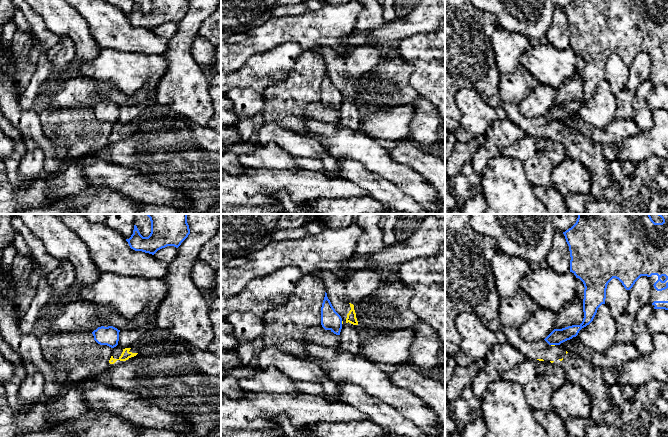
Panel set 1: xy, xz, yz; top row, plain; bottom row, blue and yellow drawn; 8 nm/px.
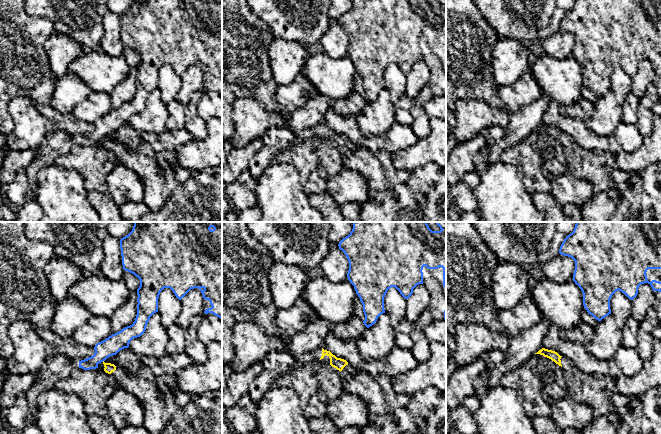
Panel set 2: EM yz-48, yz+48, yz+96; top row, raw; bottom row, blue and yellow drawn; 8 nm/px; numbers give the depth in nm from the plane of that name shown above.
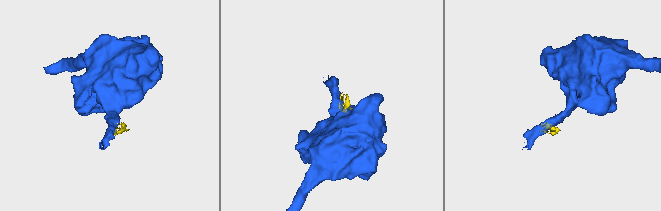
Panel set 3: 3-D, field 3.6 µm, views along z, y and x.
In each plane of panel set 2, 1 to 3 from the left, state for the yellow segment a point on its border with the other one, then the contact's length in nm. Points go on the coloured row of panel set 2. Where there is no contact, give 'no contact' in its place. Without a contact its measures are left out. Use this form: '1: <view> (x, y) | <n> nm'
1: no contact
2: no contact
3: no contact

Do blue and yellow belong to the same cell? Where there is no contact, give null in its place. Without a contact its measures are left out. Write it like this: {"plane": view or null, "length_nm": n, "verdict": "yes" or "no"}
{"plane": "yz", "length_nm": 30, "verdict": "no"}

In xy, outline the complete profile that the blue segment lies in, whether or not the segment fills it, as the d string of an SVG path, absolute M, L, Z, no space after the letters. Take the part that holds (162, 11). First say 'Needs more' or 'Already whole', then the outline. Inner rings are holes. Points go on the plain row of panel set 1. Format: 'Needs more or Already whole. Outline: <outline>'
Already whole. Outline: M151 0L151 9L143 13L134 1L133 10L126 15L131 25L154 31L167 22L178 24L190 10L188 0Z

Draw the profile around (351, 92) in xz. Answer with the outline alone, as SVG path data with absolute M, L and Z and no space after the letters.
M318 46L314 49L323 57L328 75L342 94L342 102L348 98L358 101L354 81L348 78L345 71L346 57L331 47Z

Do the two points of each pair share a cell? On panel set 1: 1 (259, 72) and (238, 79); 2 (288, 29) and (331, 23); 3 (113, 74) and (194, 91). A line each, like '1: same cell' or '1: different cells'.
1: same cell
2: same cell
3: different cells

